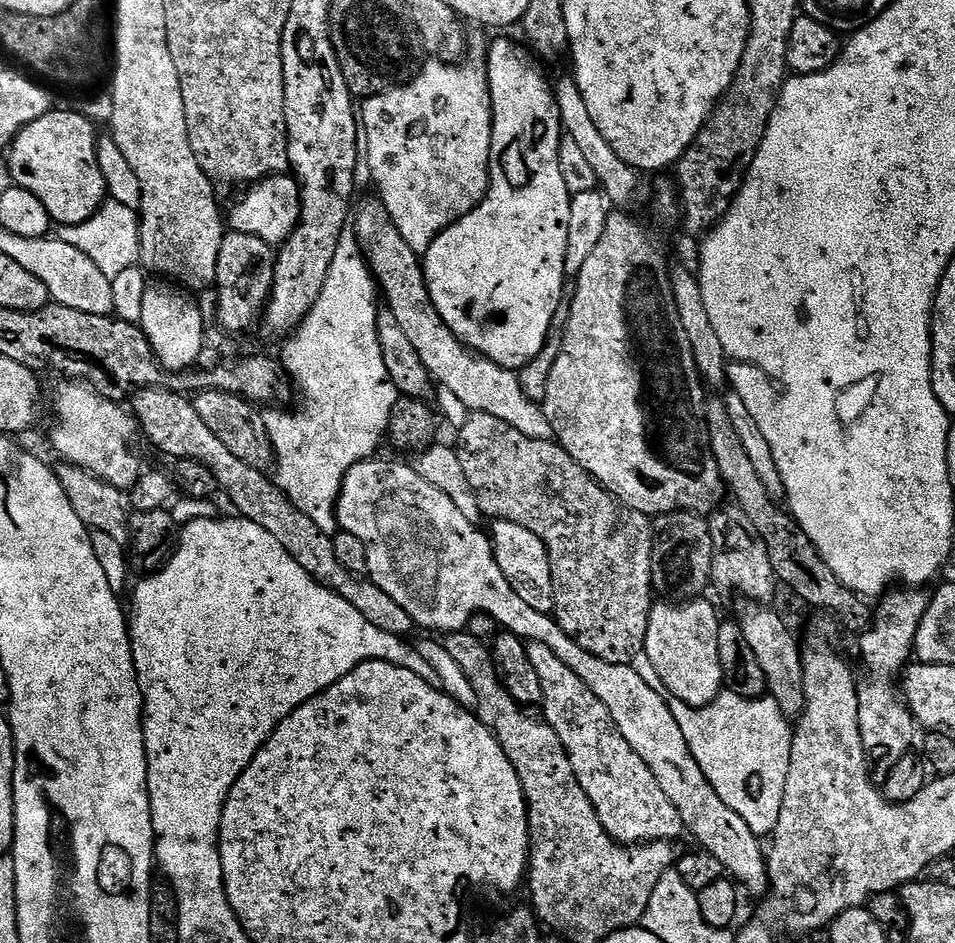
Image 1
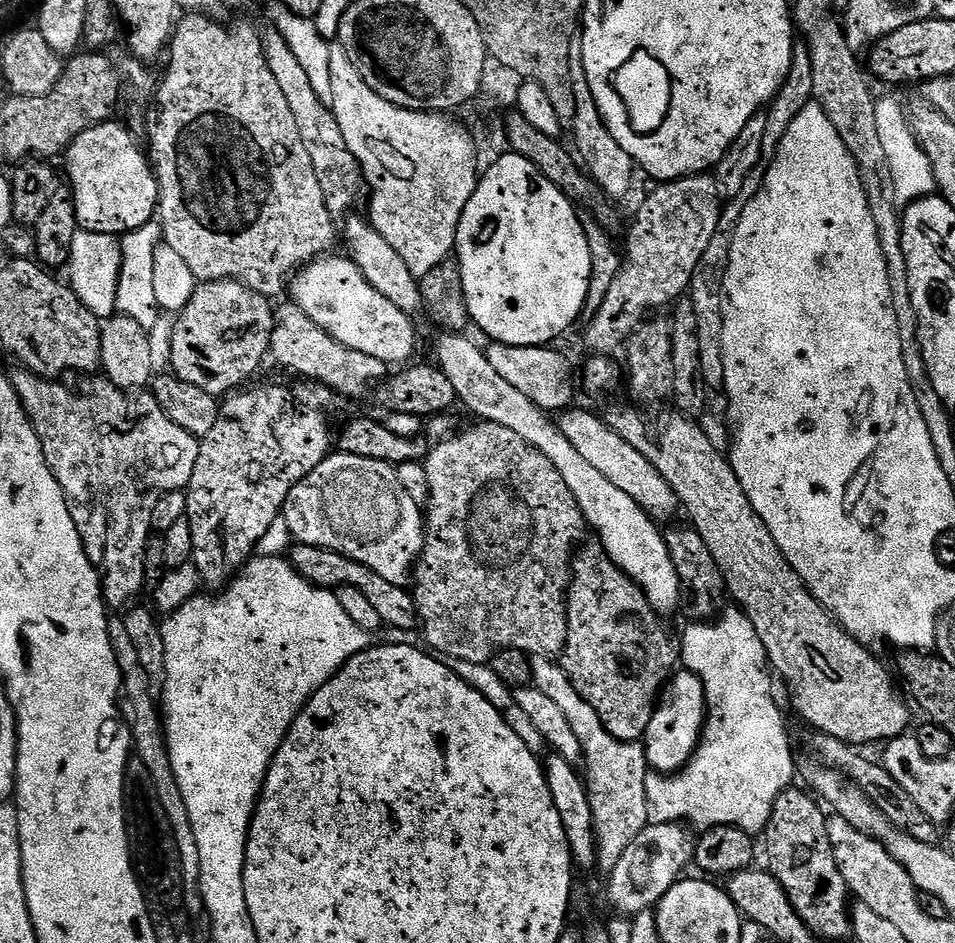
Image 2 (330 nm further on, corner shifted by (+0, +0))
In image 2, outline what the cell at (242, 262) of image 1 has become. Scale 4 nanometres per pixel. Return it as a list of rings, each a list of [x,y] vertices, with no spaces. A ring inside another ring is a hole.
[[[206,280],[197,283],[190,302],[186,302],[184,309],[175,317],[176,325],[170,333],[173,342],[171,371],[182,378],[182,382],[190,382],[190,386],[198,386],[198,390],[206,390],[206,394],[217,398],[247,385],[251,381],[248,379],[259,370],[260,363],[264,356],[266,360],[272,347],[276,318],[273,305],[268,304],[271,304],[269,297],[247,288],[241,280]]]

